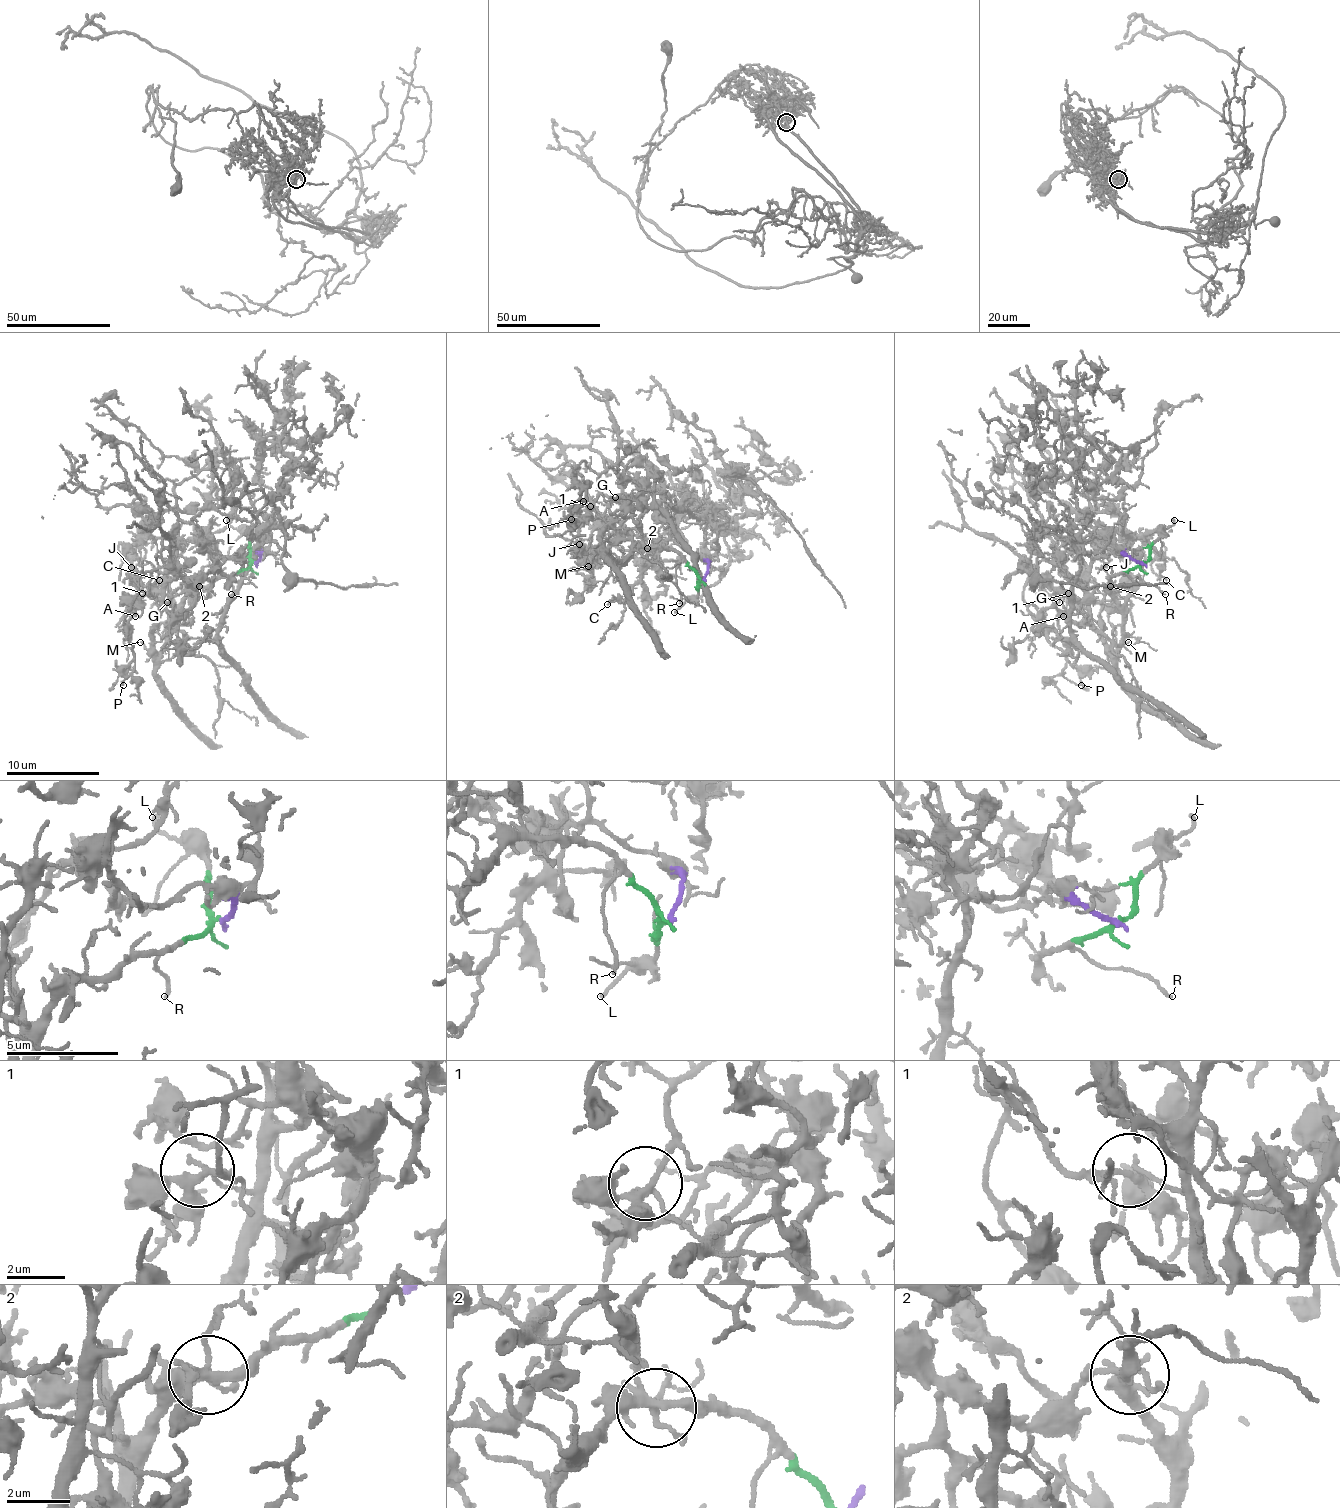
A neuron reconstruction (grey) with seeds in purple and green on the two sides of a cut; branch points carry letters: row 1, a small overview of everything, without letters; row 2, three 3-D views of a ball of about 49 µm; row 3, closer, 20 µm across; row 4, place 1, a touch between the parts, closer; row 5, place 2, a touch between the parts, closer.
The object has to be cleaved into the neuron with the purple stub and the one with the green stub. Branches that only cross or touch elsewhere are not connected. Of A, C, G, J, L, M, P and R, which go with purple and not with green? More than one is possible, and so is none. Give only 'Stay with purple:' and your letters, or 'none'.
Stay with purple: A, C, G, J, P

